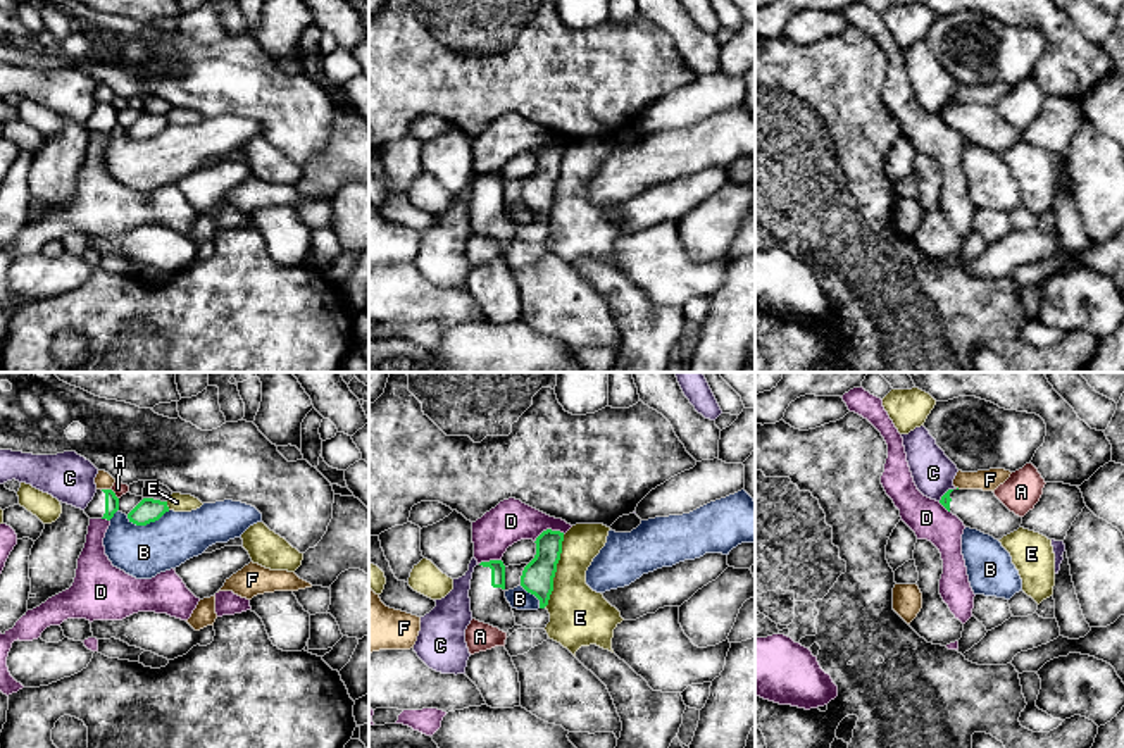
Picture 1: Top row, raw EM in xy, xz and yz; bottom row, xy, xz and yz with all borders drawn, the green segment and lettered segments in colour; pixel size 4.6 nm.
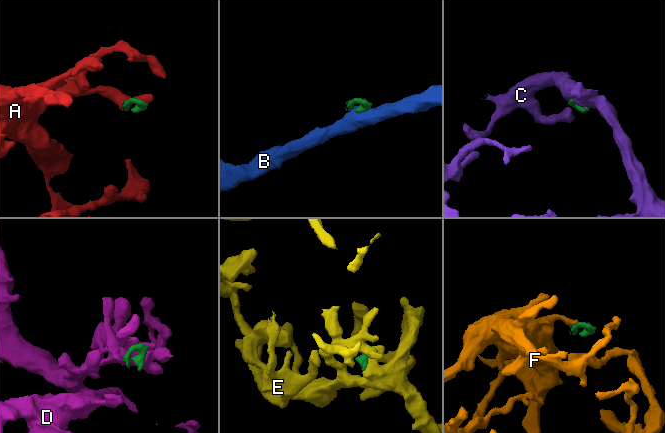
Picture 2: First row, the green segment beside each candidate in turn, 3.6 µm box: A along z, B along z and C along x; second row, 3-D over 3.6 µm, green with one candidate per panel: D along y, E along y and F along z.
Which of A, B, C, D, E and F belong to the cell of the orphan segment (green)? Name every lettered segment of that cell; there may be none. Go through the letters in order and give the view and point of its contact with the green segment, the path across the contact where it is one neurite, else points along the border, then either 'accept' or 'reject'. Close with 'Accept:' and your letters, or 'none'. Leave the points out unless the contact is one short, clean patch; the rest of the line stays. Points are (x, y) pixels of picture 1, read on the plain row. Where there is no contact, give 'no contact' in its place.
A: contact xy (114, 107); border xy (111, 102), (118, 112); reject
B: contact xy (147, 137); border xy (169, 124), (145, 138), (133, 138), (126, 131); reject
C: contact yz (945, 107); border yz (952, 102), (938, 114); reject
D: contact xz (549, 143); border xz (564, 147), (545, 143), (535, 155); reject
E: contact xz (555, 185); border xz (564, 149), (554, 204), (543, 221); reject
F: contact xy (106, 104); border xy (102, 102), (109, 104); reject
Accept: none

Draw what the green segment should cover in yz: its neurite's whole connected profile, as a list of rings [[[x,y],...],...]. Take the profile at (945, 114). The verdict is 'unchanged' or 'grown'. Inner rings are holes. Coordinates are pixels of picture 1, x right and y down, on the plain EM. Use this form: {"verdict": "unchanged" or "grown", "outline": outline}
{"verdict": "grown", "outline": [[[948,103],[940,117],[957,129],[965,141],[1002,153],[1017,145],[1022,131],[1010,126],[993,105],[983,103]]]}

